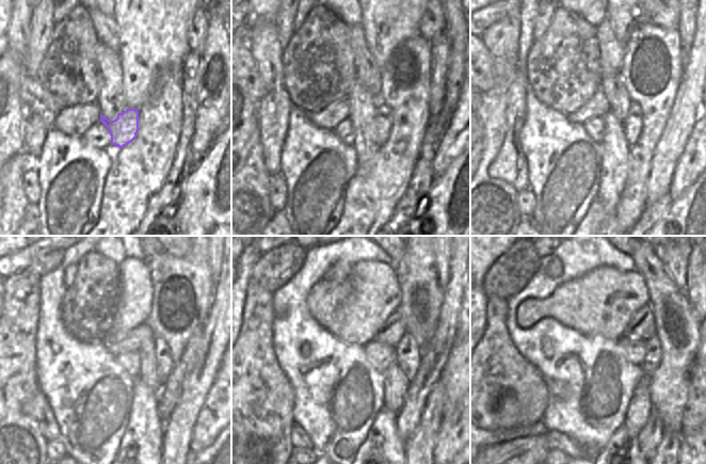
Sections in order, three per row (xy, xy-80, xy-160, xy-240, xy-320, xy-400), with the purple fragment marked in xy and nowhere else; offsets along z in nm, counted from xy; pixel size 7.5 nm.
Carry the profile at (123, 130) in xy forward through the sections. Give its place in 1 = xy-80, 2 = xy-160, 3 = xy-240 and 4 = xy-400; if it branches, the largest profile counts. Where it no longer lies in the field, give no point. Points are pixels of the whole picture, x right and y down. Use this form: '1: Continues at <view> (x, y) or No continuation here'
1: Continues at xy-80 (381, 127)
2: Continues at xy-160 (632, 124)
3: Continues at xy-240 (165, 365)
4: Continues at xy-400 (653, 356)

